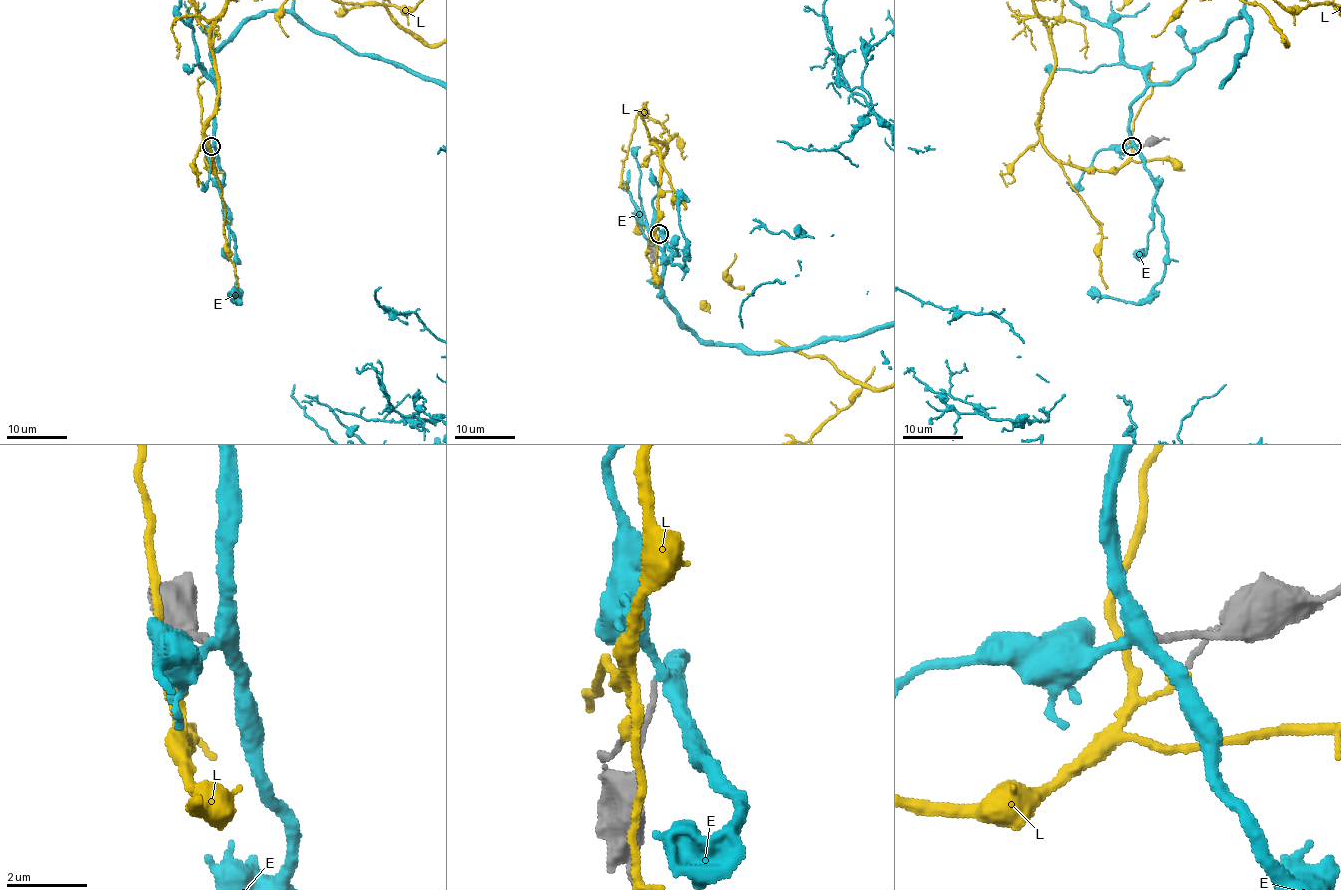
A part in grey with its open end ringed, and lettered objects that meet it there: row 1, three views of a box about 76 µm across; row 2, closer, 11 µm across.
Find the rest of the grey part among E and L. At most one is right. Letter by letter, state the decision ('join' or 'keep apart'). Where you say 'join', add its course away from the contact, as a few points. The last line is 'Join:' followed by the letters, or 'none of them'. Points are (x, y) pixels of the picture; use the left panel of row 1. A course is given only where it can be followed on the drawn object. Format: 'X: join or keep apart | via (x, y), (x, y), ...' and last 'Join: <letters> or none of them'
E: join
L: keep apart
Join: E

